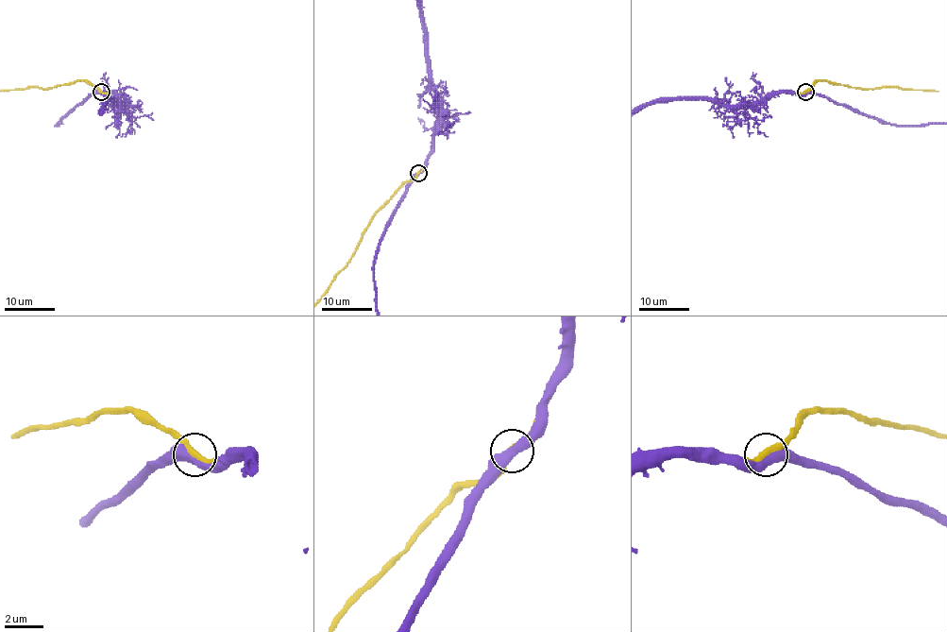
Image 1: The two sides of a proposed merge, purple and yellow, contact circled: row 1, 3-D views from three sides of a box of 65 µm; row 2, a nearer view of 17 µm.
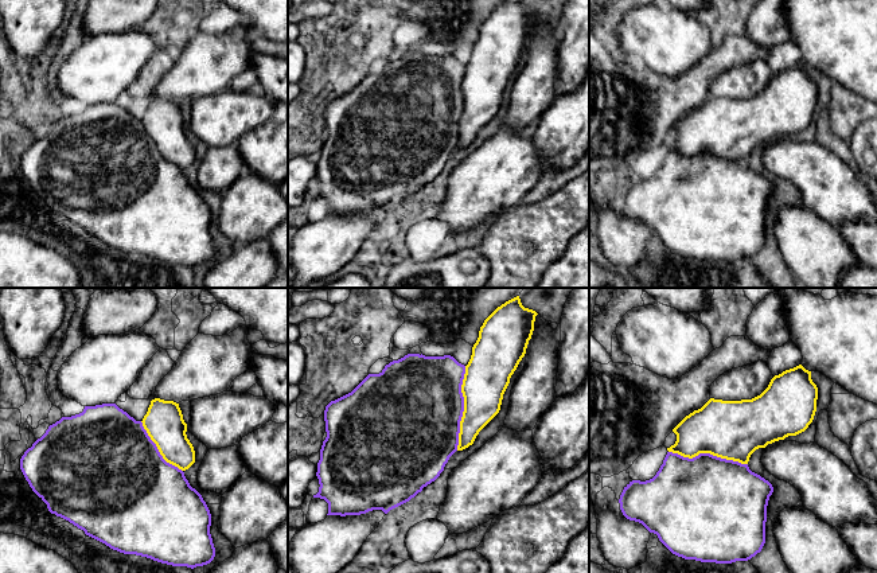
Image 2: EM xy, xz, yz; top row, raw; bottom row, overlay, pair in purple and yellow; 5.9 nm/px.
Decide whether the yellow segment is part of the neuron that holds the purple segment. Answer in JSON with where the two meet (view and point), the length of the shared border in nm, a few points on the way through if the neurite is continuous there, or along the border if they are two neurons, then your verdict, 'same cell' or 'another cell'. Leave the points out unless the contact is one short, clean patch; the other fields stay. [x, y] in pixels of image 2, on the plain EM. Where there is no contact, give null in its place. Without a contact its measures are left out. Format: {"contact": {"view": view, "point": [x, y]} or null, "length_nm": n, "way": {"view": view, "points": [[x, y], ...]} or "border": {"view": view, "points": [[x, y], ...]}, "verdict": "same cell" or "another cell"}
{"contact": {"view": "xz", "point": [463, 106]}, "length_nm": 500, "verdict": "same cell"}

